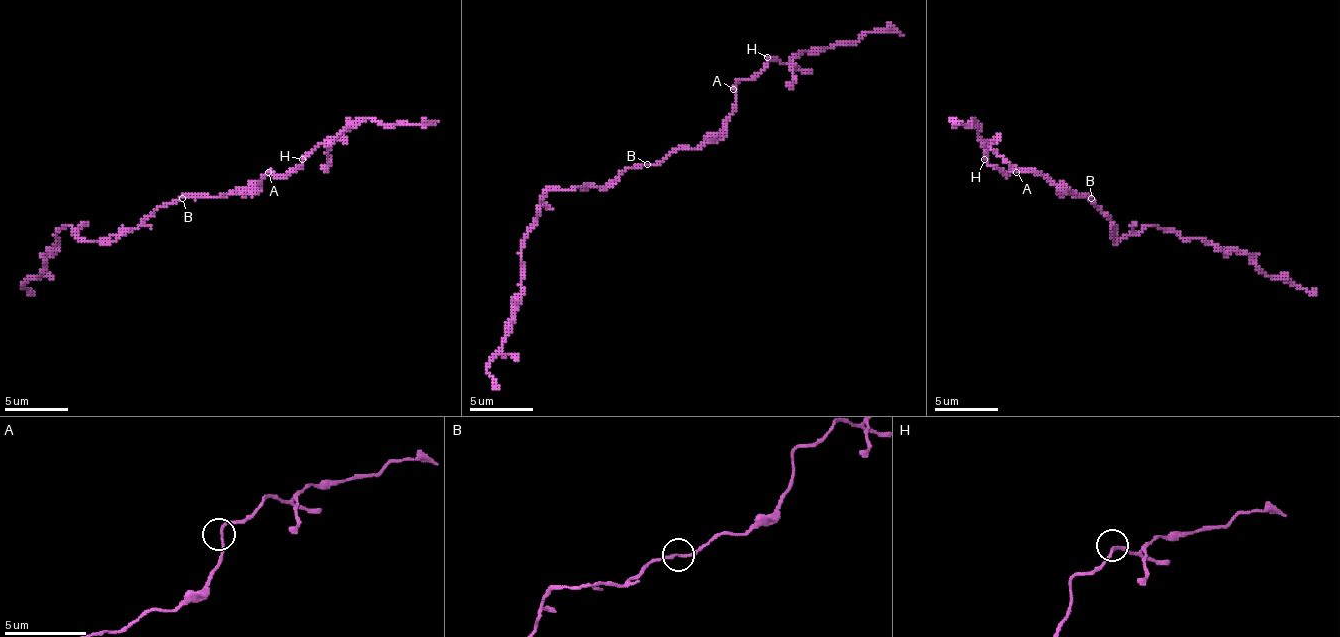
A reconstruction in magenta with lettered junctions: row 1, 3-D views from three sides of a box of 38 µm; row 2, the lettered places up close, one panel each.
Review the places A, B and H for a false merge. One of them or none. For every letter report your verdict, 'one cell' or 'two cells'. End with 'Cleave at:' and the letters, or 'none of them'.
A: one cell
B: one cell
H: one cell
Cleave at: none of them

